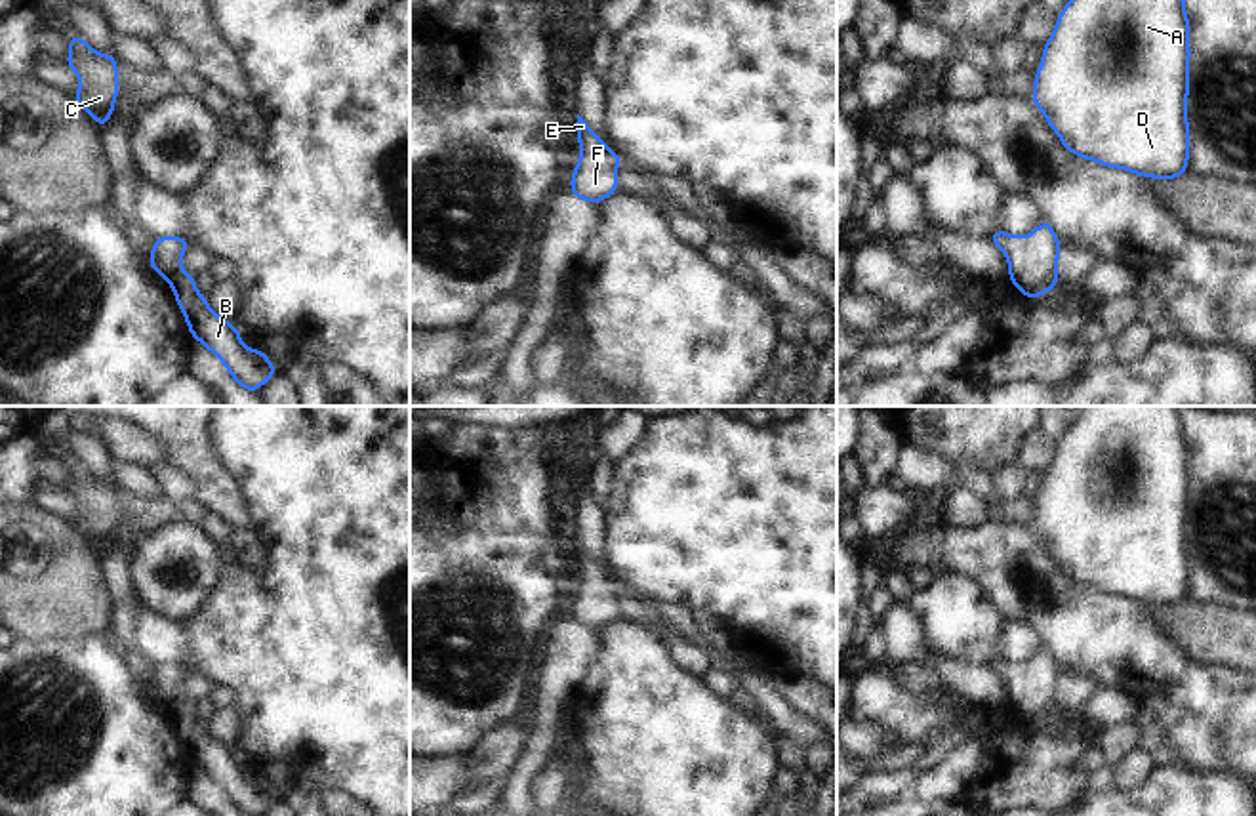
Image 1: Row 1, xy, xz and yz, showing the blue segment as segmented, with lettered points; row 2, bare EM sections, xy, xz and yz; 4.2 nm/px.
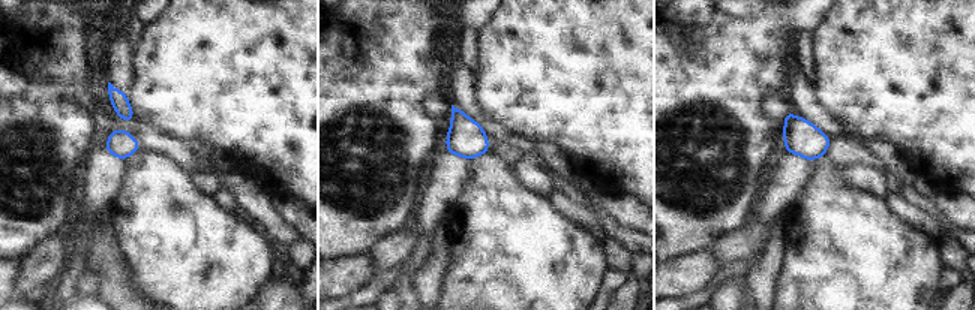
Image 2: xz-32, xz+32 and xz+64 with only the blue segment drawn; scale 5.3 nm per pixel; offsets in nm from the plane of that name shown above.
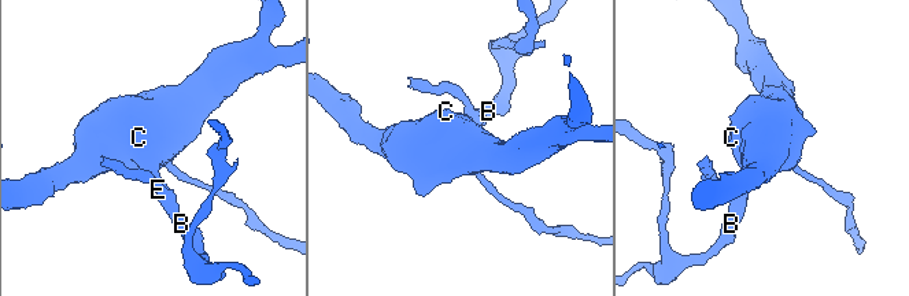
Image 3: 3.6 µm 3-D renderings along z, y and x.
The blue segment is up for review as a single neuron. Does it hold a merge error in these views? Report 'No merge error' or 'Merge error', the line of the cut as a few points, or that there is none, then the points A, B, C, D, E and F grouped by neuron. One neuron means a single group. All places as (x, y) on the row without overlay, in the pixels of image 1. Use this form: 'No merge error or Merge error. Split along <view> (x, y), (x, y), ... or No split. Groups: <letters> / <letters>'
No merge error. No split. Groups: A B C D E F

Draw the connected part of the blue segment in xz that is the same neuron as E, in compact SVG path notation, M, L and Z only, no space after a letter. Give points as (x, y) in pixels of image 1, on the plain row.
M577 541L576 559L579 564L581 585L572 601L570 618L591 631L618 620L614 595L625 587L606 576L606 570L589 557Z

